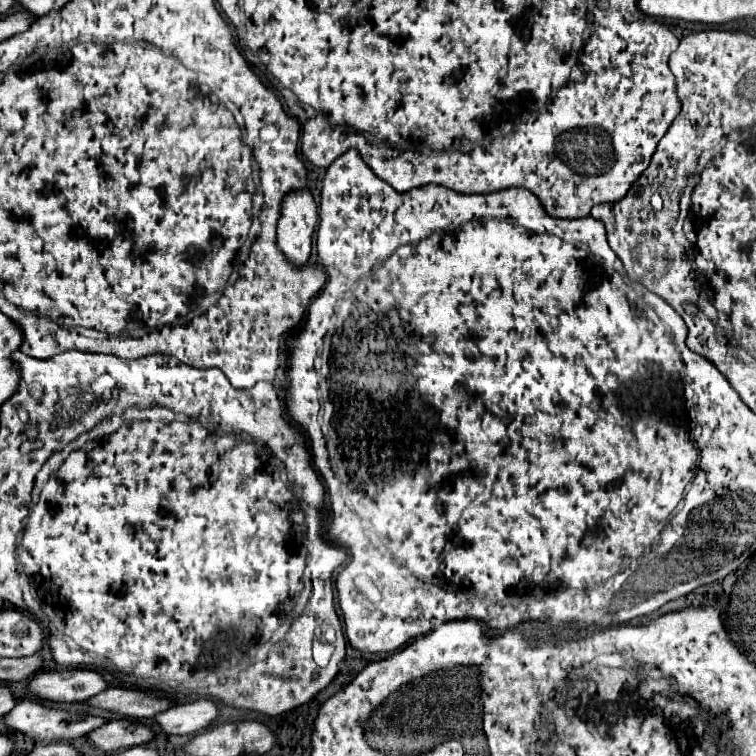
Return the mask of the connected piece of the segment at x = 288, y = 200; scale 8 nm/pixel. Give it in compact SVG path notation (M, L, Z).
M309 190L285 196L281 222L277 224L277 246L281 246L293 264L303 266L309 260L317 222L319 214Z

